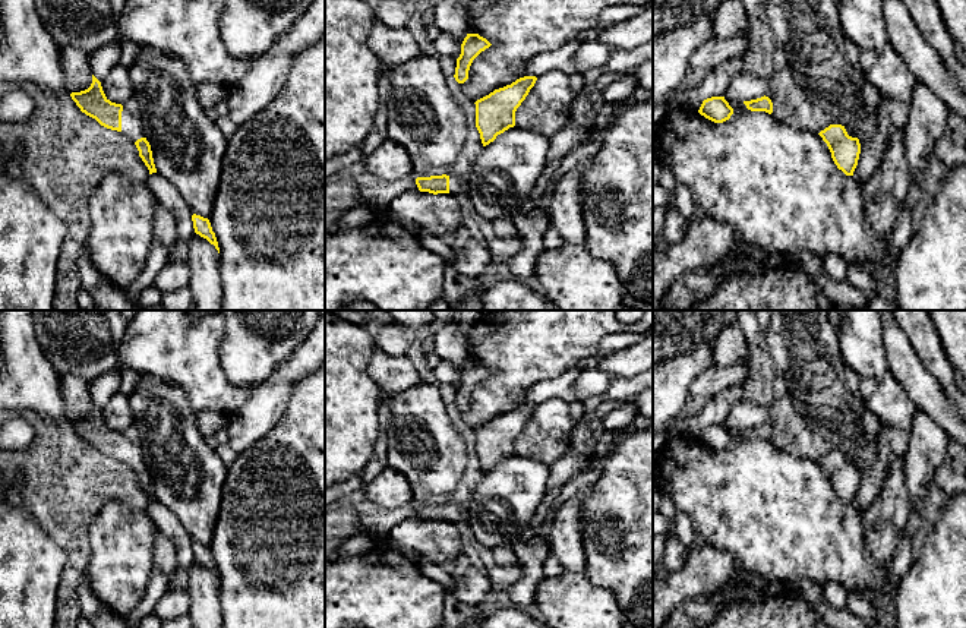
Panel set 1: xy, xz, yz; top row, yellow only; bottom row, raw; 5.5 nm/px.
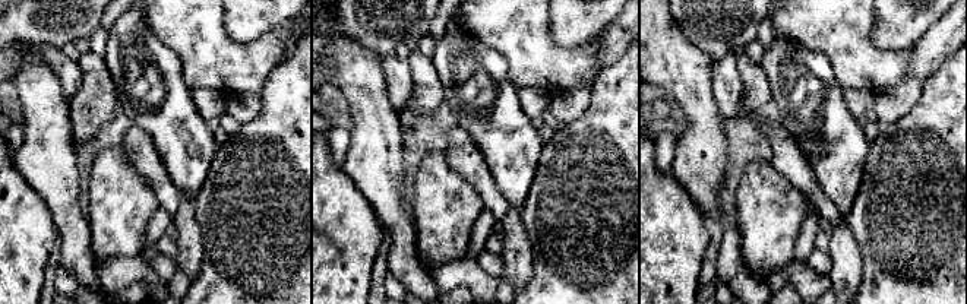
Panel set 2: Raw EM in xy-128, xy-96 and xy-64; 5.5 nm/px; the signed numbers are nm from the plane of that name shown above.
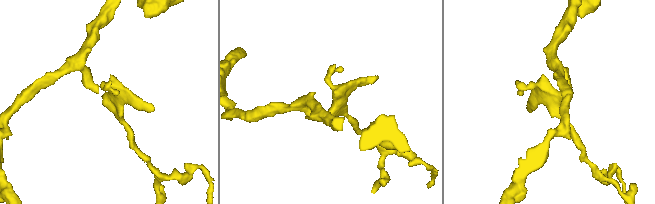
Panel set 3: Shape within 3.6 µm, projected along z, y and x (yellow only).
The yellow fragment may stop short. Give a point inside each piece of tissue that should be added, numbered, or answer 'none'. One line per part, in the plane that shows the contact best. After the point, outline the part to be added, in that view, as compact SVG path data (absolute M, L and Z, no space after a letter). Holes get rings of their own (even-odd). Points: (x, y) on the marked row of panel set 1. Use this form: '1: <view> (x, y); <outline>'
1: xy (130, 125); M124 108L121 111L121 133L133 142L143 138L143 129L139 117L129 114Z

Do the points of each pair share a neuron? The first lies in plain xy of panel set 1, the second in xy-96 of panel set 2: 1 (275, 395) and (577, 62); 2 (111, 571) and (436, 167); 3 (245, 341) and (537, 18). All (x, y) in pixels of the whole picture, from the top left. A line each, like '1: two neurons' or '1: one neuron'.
1: two neurons
2: one neuron
3: two neurons

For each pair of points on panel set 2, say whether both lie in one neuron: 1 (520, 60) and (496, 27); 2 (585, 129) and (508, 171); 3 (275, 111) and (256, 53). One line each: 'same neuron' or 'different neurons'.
1: same neuron
2: different neurons
3: different neurons

